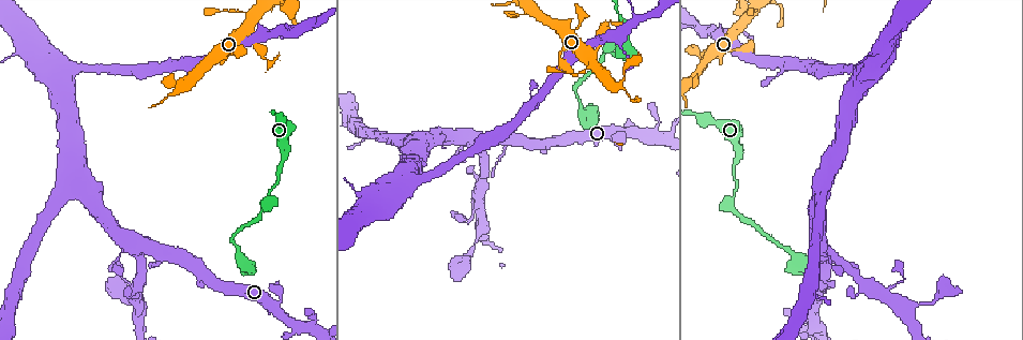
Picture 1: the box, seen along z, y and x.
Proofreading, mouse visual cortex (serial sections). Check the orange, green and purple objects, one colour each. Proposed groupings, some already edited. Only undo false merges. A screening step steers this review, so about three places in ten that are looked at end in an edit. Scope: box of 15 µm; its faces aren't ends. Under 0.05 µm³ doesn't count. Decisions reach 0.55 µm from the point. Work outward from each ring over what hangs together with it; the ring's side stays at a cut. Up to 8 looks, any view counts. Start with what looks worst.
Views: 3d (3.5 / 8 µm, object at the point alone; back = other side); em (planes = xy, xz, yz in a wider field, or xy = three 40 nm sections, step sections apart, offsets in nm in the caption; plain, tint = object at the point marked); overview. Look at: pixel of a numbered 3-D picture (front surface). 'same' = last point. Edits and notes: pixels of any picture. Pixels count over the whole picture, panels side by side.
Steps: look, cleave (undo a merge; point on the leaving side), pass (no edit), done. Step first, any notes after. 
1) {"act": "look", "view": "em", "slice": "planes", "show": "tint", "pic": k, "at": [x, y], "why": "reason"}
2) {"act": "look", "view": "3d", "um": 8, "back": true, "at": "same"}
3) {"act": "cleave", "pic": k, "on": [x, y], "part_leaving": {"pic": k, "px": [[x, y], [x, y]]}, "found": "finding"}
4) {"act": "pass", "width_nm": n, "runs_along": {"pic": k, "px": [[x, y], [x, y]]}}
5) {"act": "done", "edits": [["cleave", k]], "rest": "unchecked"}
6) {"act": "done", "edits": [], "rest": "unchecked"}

{"act": "look", "view": "3d", "um": 3.5, "pic": 1, "at": [739, 148], "why": "thick turns thin"}

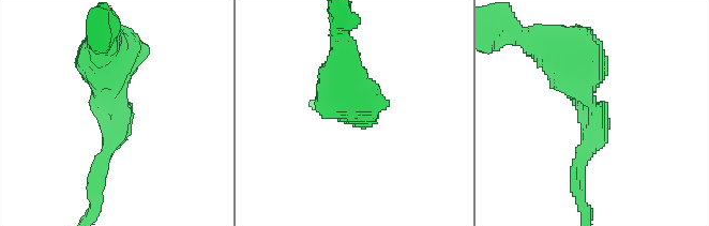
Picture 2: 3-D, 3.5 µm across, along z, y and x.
{"act": "look", "view": "em", "slice": "xy", "step": 5, "show": "tint", "pic": 2, "at": [591, 117], "arm_widths_nm": [200, 700], "why": "need the tissue"}

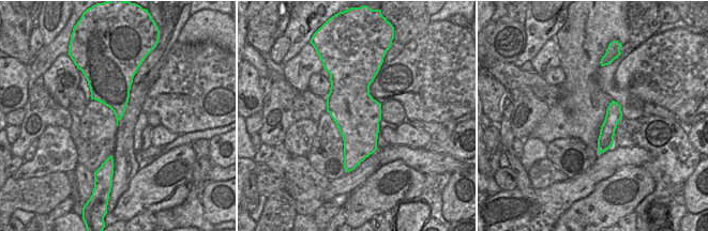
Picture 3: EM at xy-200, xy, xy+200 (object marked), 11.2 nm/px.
{"act": "pass", "runs_along": {"pic": 3, "px": [[614, 104], [614, 116], [600, 150]]}, "found": "one cell here"}

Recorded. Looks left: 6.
{"act": "look", "view": "3d", "um": 3.5, "pic": 1, "at": [608, 49], "why": "abrupt turn"}

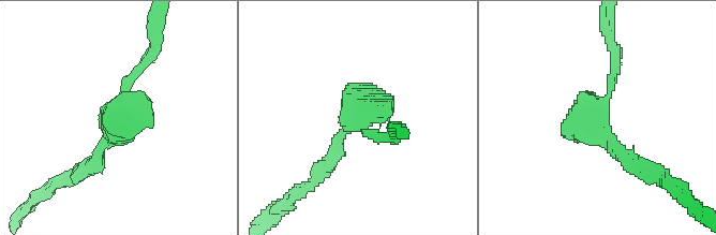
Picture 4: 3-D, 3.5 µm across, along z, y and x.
{"act": "look", "view": "em", "slice": "xy", "step": 3, "show": "tint", "pic": 4, "at": [594, 121], "why": "shape alone is not enough"}

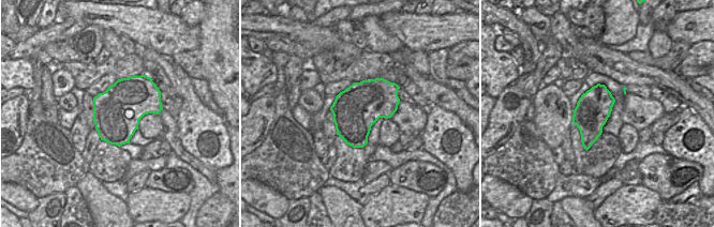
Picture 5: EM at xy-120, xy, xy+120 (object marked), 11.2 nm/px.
{"act": "pass", "runs_along": {"pic": 4, "px": [[147, 61], [88, 167]]}, "found": "continuous, no second cell"}

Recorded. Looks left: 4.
{"act": "look", "view": "3d", "um": 3.5, "pic": 1, "at": [819, 192], "why": "abrupt turn"}

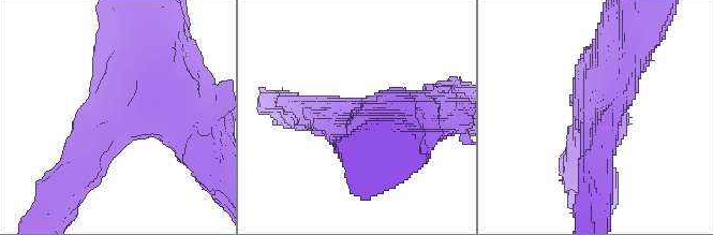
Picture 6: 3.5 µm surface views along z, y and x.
{"act": "look", "view": "em", "slice": "xy", "step": 2, "show": "tint", "pic": 6, "at": [599, 106], "why": "now the EM"}

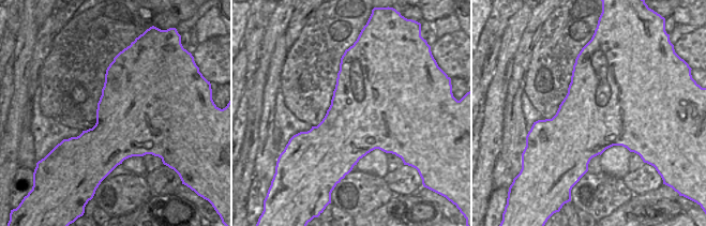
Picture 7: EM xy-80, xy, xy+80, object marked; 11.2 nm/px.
{"act": "pass", "runs_along": {"pic": 6, "px": [[199, 148], [161, 102], [147, 26]]}, "found": "all the same cell"}

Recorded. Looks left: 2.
{"act": "done", "edits": [], "rest": "unchecked"}

